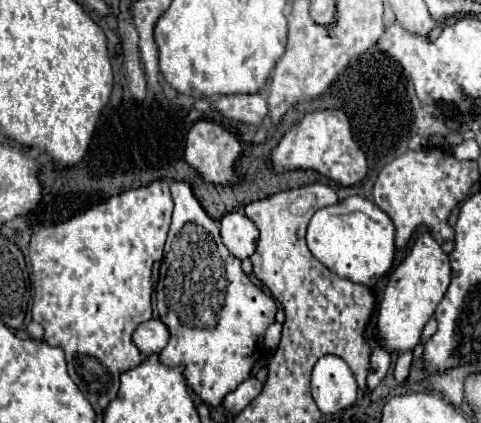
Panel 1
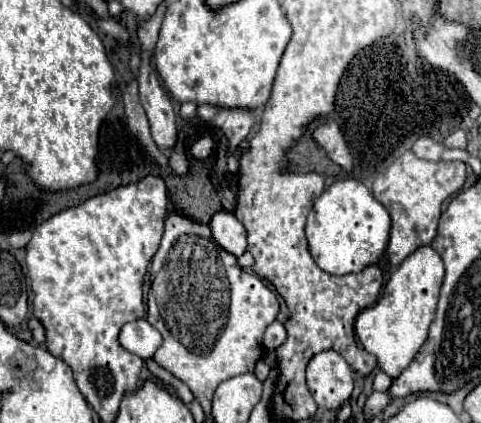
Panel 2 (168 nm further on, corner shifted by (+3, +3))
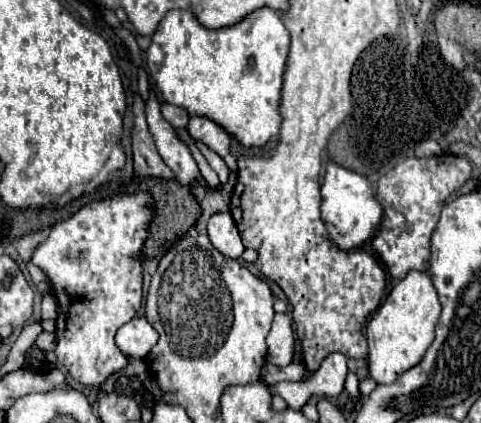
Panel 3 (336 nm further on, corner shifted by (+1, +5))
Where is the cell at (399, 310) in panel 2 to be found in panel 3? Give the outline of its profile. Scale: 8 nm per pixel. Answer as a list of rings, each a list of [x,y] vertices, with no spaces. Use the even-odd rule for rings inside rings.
[[[409,271],[401,281],[397,281],[365,327],[365,337],[369,341],[371,379],[375,379],[377,383],[393,383],[401,373],[417,365],[433,343],[439,315],[441,303],[429,271]]]

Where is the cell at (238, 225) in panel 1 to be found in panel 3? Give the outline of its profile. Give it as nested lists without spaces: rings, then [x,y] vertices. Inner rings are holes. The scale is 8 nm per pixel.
[[[229,211],[211,215],[211,219],[207,223],[207,231],[209,231],[209,239],[211,239],[213,247],[217,251],[221,251],[225,257],[239,259],[243,255],[245,247],[241,243],[237,225],[235,225],[235,221],[233,221]]]

